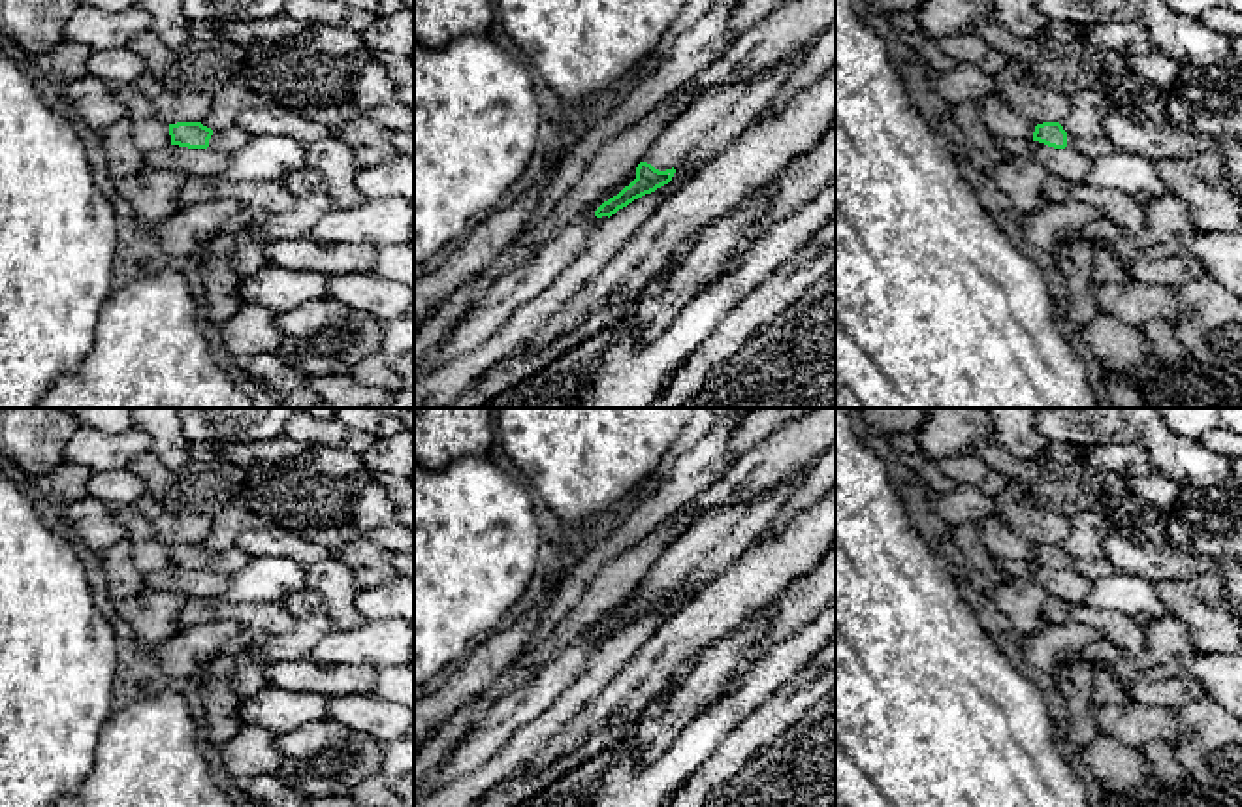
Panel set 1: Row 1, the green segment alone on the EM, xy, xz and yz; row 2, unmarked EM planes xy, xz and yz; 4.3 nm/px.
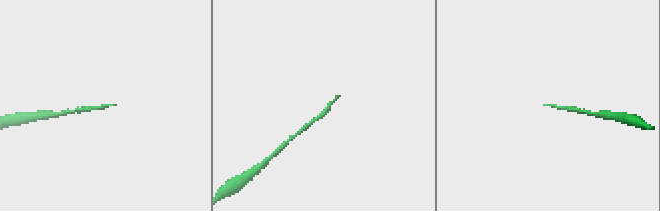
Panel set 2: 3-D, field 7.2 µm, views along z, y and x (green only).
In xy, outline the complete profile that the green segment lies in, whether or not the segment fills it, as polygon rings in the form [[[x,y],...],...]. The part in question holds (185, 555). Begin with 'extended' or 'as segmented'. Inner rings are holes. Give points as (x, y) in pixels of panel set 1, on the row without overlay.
extended; [[[177,544],[169,546],[171,566],[188,570],[213,570],[226,576],[235,576],[247,566],[252,557],[245,551],[231,547],[226,551],[211,551],[201,544]]]

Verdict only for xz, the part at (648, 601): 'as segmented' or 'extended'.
extended

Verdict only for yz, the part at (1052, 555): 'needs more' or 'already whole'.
needs more

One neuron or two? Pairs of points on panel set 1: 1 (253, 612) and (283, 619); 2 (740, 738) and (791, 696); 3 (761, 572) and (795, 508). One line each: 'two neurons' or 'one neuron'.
1: one neuron
2: one neuron
3: two neurons

